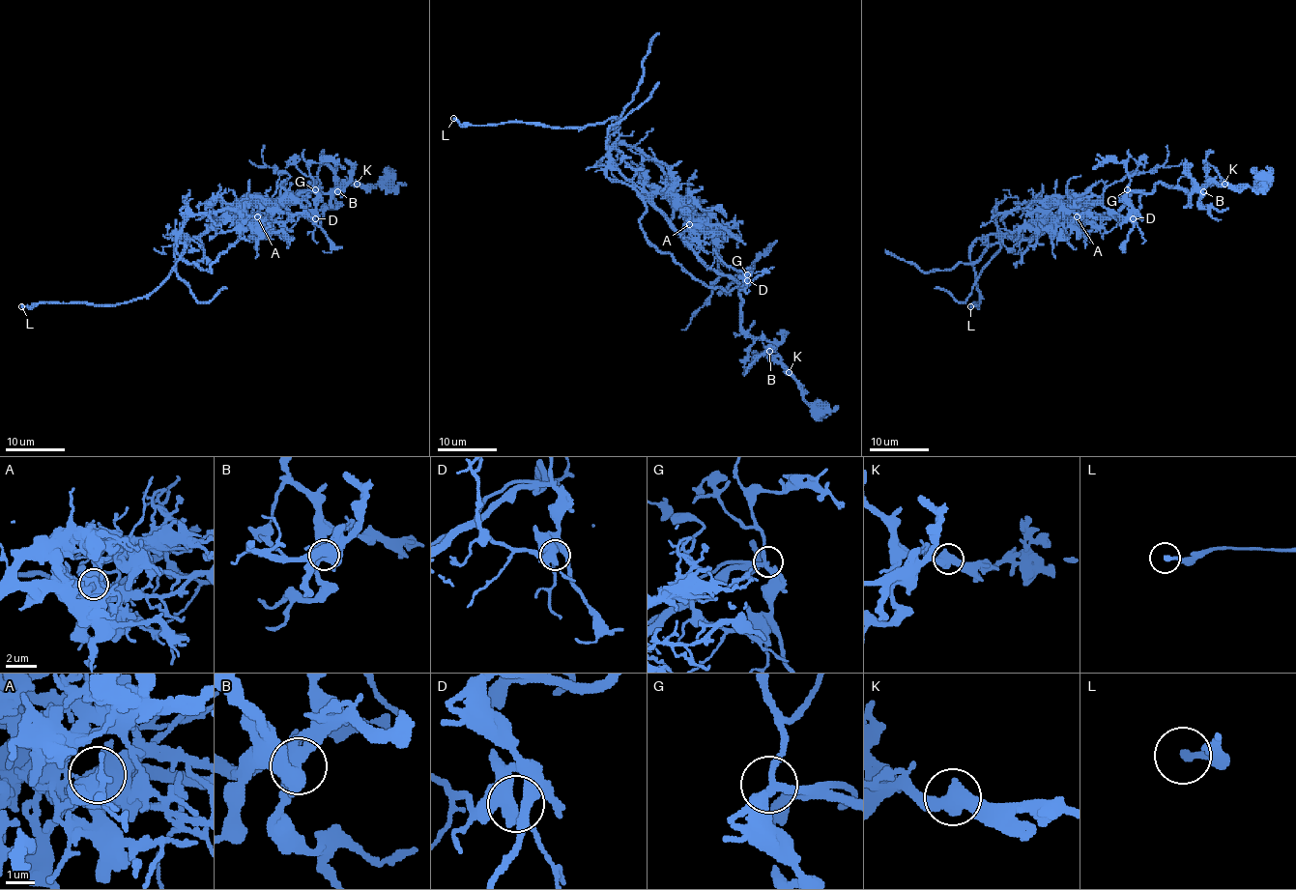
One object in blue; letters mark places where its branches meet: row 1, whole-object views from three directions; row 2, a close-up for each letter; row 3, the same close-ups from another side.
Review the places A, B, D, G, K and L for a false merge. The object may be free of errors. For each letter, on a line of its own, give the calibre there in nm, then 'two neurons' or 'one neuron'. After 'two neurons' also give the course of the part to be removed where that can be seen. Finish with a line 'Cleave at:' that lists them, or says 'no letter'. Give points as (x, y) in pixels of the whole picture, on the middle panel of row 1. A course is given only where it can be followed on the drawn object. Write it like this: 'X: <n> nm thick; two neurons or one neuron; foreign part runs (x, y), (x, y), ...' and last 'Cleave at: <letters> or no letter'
A: 550 nm thick; two neurons; foreign part runs (689, 223), (689, 211), (668, 176), (634, 148), (615, 145), (615, 118), (561, 129), (464, 126), (453, 118)
B: 440 nm thick; one neuron
D: 360 nm thick; one neuron
G: 280 nm thick; one neuron
K: 500 nm thick; one neuron
L: 280 nm thick; one neuron
Cleave at: A

